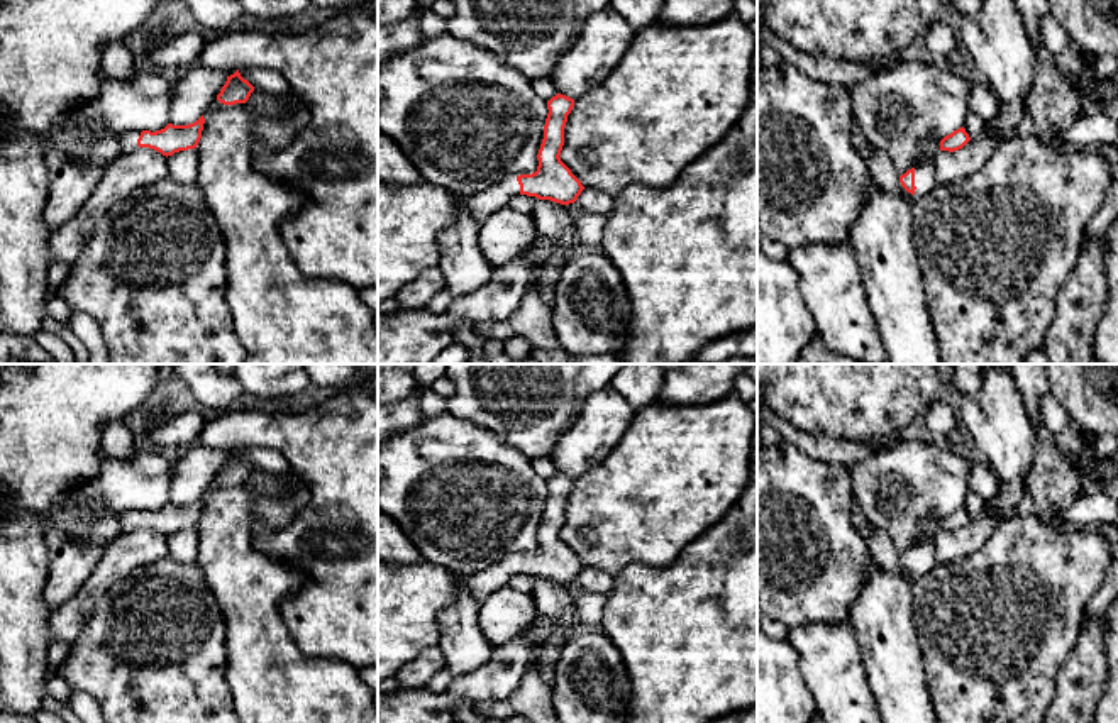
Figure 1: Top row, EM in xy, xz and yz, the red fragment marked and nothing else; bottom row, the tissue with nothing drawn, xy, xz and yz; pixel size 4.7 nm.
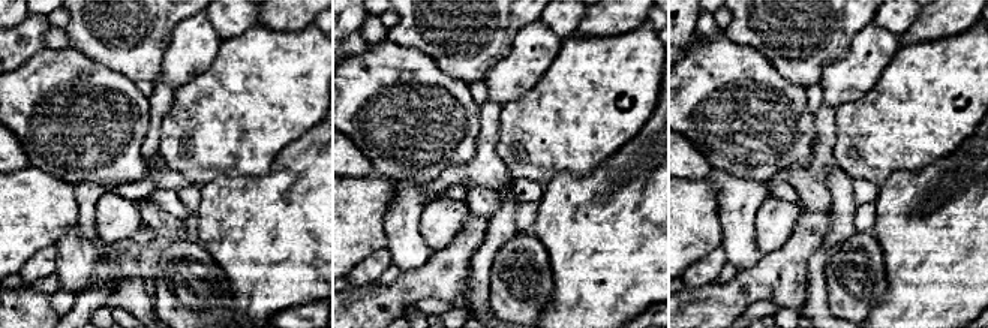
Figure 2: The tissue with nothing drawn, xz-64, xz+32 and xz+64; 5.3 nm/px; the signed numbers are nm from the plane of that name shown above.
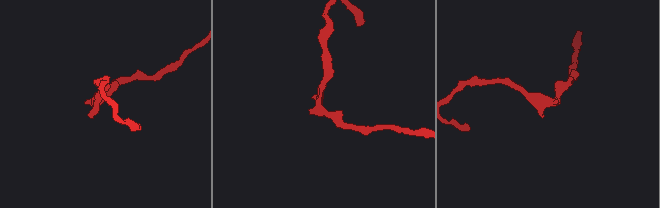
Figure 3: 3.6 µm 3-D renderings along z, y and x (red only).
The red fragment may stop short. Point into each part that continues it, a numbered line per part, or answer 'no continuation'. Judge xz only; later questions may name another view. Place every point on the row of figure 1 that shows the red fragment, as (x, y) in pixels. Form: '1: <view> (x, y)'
1: xz (481, 205)

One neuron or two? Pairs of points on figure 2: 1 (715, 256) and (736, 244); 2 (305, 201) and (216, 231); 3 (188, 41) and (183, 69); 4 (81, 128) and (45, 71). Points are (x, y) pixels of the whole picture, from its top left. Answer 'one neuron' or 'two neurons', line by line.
1: two neurons
2: one neuron
3: one neuron
4: one neuron

